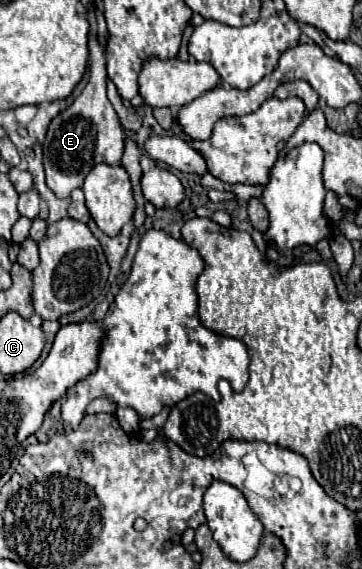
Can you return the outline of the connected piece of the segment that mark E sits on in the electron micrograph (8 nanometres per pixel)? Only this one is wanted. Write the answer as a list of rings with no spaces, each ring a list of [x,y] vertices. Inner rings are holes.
[[[91,34],[89,38],[89,54],[91,54],[91,78],[87,86],[83,88],[81,96],[55,120],[49,124],[47,138],[43,142],[43,164],[45,164],[45,180],[51,192],[59,198],[69,198],[75,188],[83,186],[85,176],[91,172],[93,166],[99,162],[105,164],[117,164],[123,156],[123,128],[119,122],[117,112],[113,110],[105,80],[105,50],[97,42],[97,34]]]

